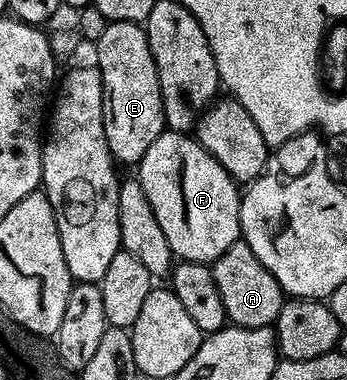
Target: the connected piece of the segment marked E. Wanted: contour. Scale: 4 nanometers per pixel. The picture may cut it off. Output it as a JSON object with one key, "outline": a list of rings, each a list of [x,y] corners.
{"outline":[[[109,21],[106,30],[99,40],[95,42],[97,49],[96,68],[101,70],[103,79],[103,95],[105,96],[105,115],[103,127],[105,138],[114,158],[130,167],[136,166],[143,159],[147,147],[155,143],[160,133],[166,132],[165,112],[163,111],[163,99],[159,91],[159,75],[155,67],[155,59],[151,55],[151,47],[147,43],[147,35],[144,28],[135,21]]]}

